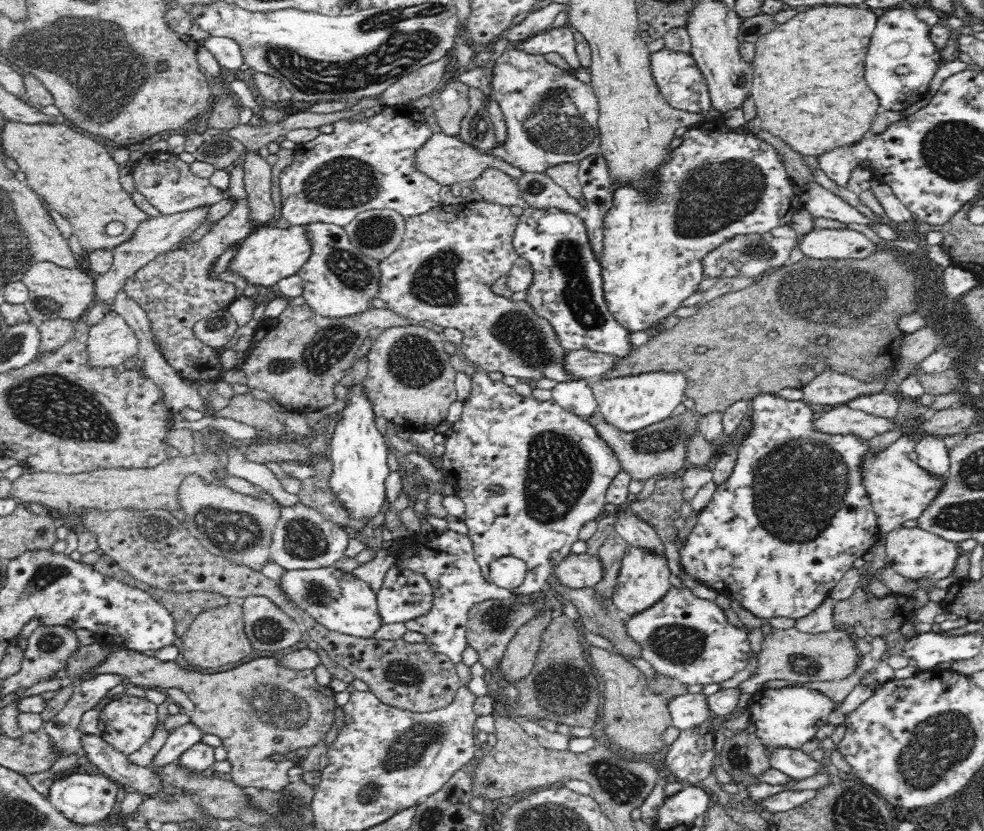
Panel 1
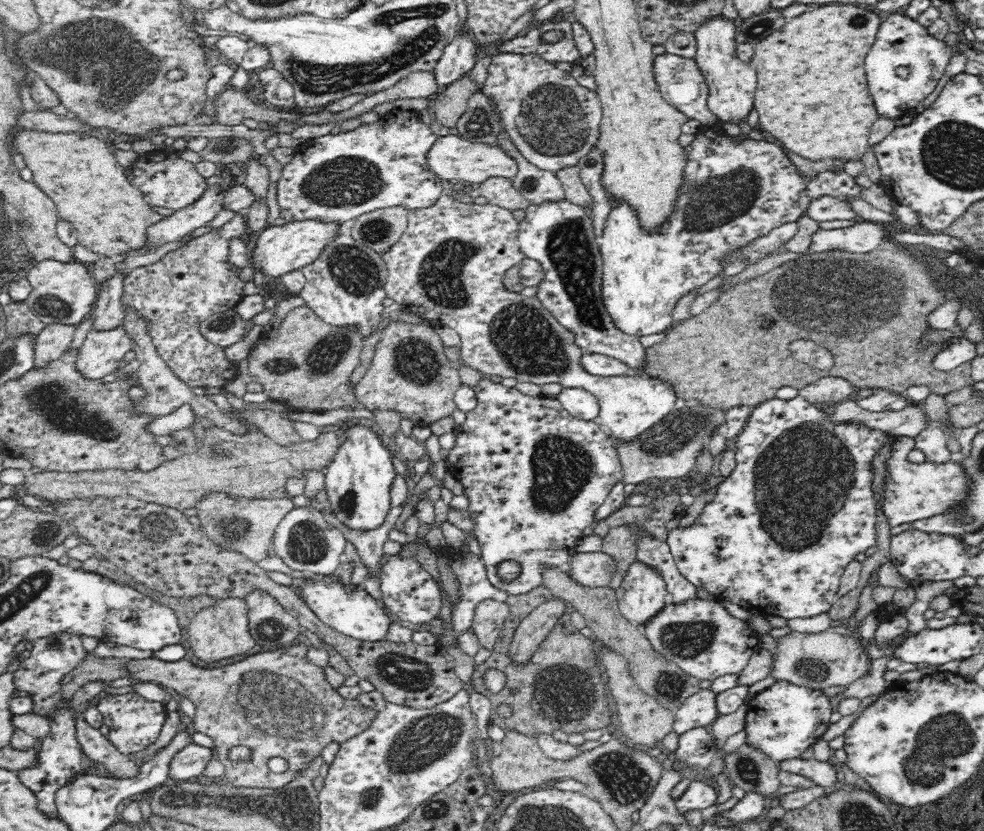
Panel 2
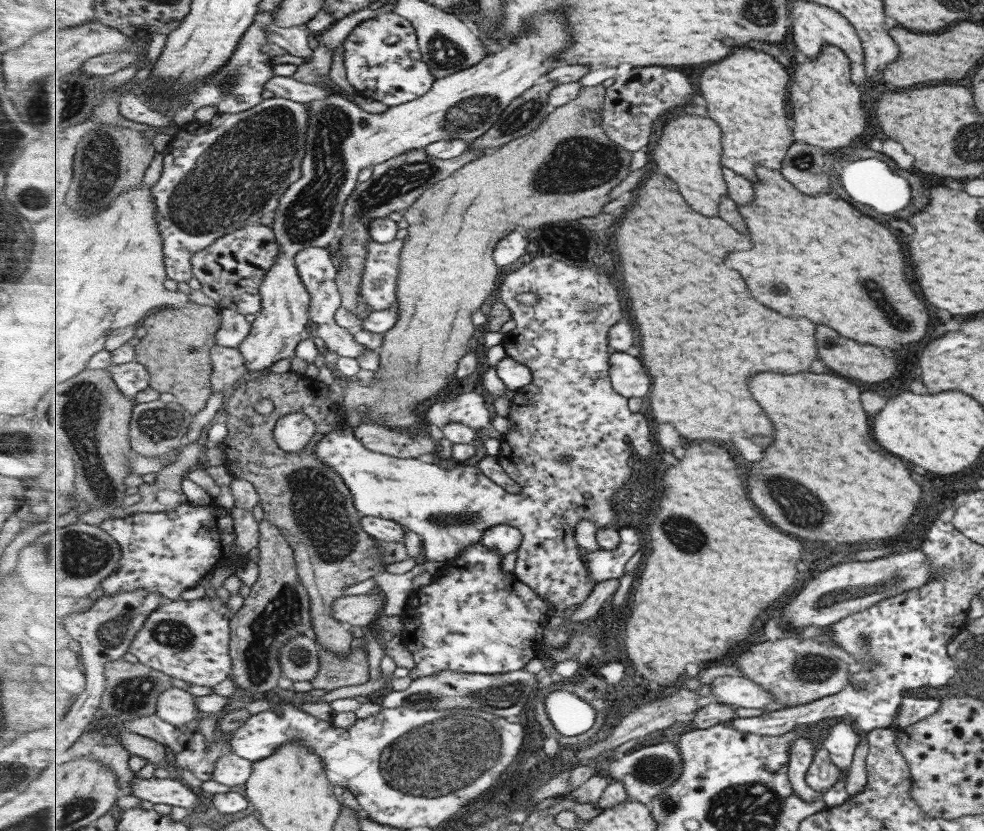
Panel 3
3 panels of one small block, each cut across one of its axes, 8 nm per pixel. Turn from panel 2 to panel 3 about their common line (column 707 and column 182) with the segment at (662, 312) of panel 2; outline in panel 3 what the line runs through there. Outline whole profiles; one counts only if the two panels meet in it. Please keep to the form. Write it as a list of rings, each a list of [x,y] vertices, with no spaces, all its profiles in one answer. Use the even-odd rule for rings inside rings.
[[[273,96],[248,111],[218,112],[209,123],[192,121],[173,136],[163,153],[162,174],[153,185],[169,279],[187,283],[194,278],[192,258],[197,252],[207,250],[234,230],[258,224],[265,214],[280,207],[285,192],[302,175],[303,160],[308,151],[309,118],[309,103]]]

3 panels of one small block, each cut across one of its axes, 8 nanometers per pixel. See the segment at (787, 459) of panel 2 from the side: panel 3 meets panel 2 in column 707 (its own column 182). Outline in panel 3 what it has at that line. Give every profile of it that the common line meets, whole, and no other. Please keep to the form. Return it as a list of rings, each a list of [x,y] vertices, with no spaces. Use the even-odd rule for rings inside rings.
[[[212,501],[207,506],[199,506],[191,502],[181,504],[177,510],[161,513],[135,513],[127,517],[109,518],[99,527],[105,529],[113,539],[121,544],[123,559],[120,567],[109,575],[101,584],[104,595],[117,595],[123,591],[149,589],[153,594],[165,595],[171,601],[180,600],[185,591],[199,588],[203,577],[221,565],[231,565],[236,570],[237,564],[249,560],[254,555],[243,557],[237,546],[235,512],[215,506]]]

